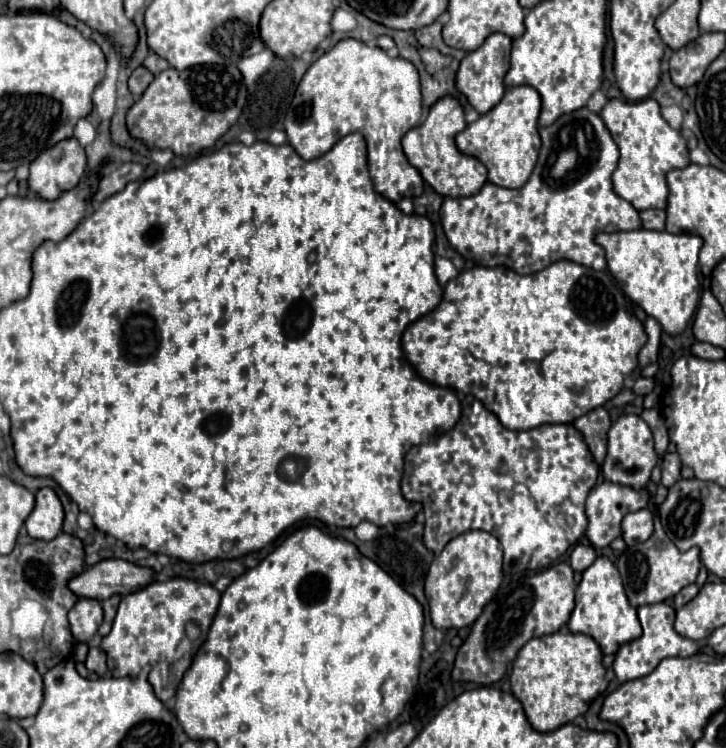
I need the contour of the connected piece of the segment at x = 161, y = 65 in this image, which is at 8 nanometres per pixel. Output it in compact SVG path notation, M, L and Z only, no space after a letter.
M151 52L149 56L147 56L147 60L145 60L145 64L143 64L147 70L151 70L153 74L159 74L159 72L163 72L163 70L167 70L169 68L169 62L165 60L165 58L161 58L161 56L157 56L155 52Z

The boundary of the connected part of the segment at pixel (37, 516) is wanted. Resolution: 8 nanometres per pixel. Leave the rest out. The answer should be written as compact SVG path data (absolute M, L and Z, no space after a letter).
M41 488L35 494L35 508L25 522L25 528L31 538L53 540L61 532L63 518L65 514L57 494L51 488Z

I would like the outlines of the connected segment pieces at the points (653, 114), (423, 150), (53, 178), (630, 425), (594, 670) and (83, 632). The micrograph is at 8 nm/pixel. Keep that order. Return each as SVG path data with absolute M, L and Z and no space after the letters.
M645 98L641 102L609 100L609 104L601 110L601 118L621 152L619 166L613 172L615 192L629 200L637 210L665 210L669 194L667 172L691 164L687 140L683 138L681 130L673 130L663 120L661 106L653 98Z
M443 96L431 106L427 118L403 136L403 150L407 160L411 162L411 166L415 166L421 172L423 180L429 182L431 188L441 196L451 196L451 198L473 196L487 182L485 164L473 156L459 152L455 144L455 136L465 126L467 126L465 112L459 100L453 96Z
M77 138L61 140L33 160L29 188L45 200L55 200L79 184L85 168L87 156Z
M637 414L621 416L609 430L609 444L607 444L607 458L601 466L601 474L605 480L615 484L627 484L633 488L643 488L649 478L651 470L657 464L657 454L653 450L653 436L645 420Z
M553 632L531 638L517 654L511 670L511 690L523 704L527 720L539 732L551 732L585 714L589 704L605 692L607 678L599 644L585 634Z
M81 598L69 612L71 632L79 642L91 642L103 622L103 608L99 600Z

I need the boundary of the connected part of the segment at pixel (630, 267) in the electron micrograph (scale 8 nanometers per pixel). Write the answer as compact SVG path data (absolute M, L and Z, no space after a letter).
M645 228L611 234L601 232L595 240L605 248L607 266L623 292L653 316L667 334L681 334L699 304L697 258L703 240L693 234L669 234Z

